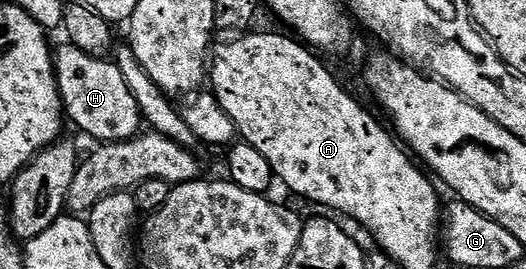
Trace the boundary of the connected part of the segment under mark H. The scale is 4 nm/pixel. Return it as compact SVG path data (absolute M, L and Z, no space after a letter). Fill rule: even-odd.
M62 44L61 49L53 52L53 70L57 74L57 89L61 91L64 115L73 119L79 131L97 140L124 142L134 139L142 131L143 117L135 102L135 94L127 90L127 82L117 63L87 54L74 44Z

